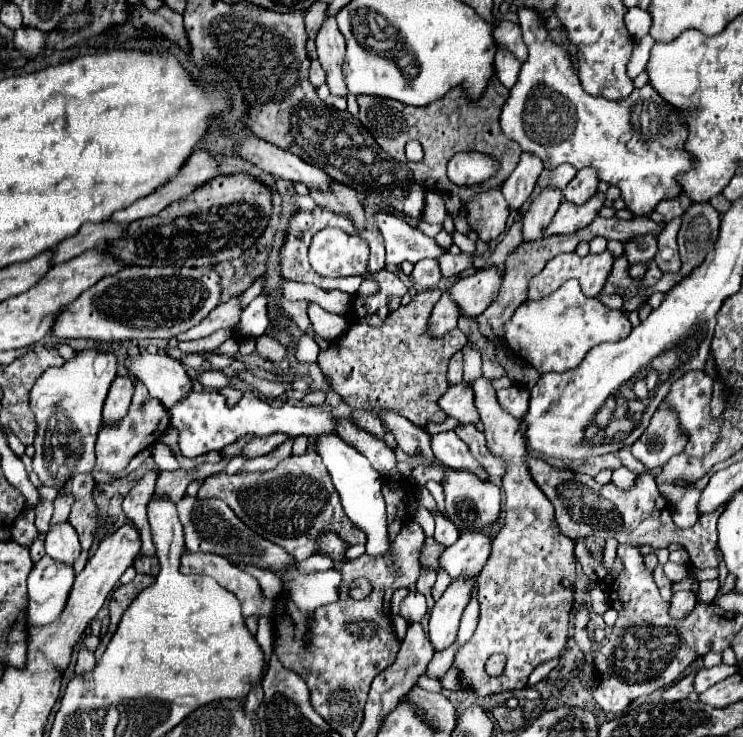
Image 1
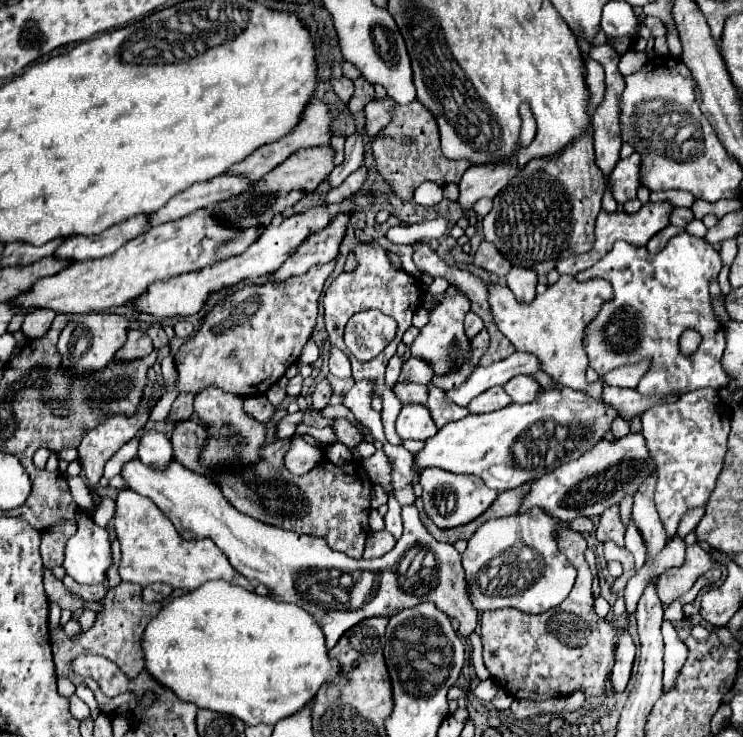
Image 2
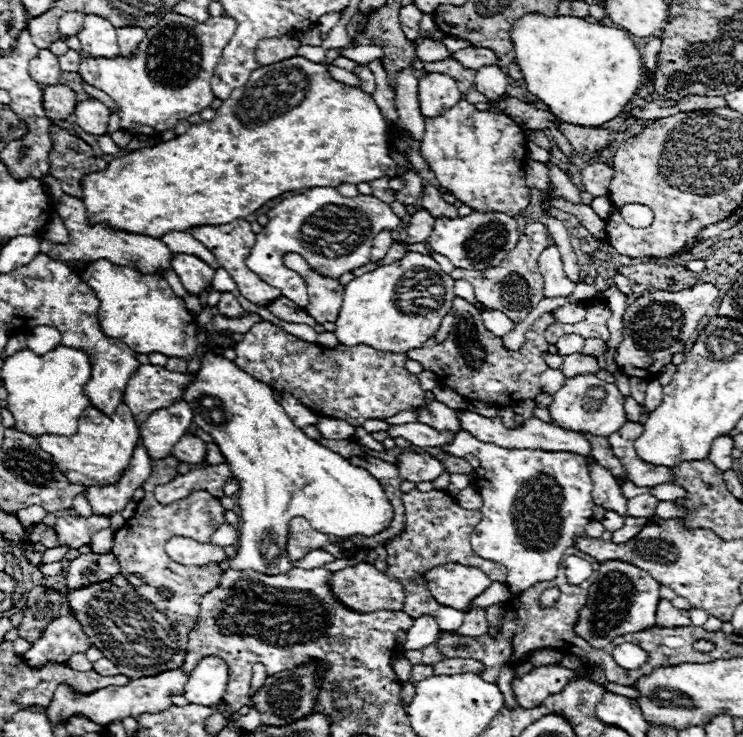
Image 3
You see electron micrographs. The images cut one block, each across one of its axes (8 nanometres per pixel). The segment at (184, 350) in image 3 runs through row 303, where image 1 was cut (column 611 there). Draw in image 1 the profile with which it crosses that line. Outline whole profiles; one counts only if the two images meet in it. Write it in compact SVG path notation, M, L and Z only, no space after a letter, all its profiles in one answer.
M522 8L518 16L522 36L528 46L528 60L522 64L518 82L514 84L506 104L502 106L500 128L506 134L506 138L518 142L524 152L542 158L546 170L552 170L564 162L572 164L576 170L594 166L598 170L600 180L620 188L622 200L626 202L626 208L634 212L634 216L650 216L650 212L660 200L680 196L682 188L676 176L680 172L684 174L692 170L698 164L698 160L688 150L684 150L688 128L680 110L668 106L668 102L650 84L636 88L624 100L606 100L602 96L590 96L582 88L566 50L562 50L558 44L552 44L552 40L548 38L544 20L532 8Z

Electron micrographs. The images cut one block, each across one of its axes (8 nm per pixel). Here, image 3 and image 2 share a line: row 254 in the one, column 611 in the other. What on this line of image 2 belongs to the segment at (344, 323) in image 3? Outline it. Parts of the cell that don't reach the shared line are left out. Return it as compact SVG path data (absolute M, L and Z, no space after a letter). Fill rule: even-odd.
M542 386L536 400L530 404L510 404L482 416L468 414L458 422L446 424L434 438L426 440L422 452L414 454L414 462L422 468L436 466L454 474L480 476L488 488L504 492L540 478L542 474L556 470L562 462L574 460L588 452L604 438L614 418L618 418L618 410L606 404L602 398L592 398L570 388ZM546 422L560 426L550 430L550 424ZM564 428L568 428L568 436ZM546 436L552 436L554 440L566 438L566 444L562 448L544 448Z

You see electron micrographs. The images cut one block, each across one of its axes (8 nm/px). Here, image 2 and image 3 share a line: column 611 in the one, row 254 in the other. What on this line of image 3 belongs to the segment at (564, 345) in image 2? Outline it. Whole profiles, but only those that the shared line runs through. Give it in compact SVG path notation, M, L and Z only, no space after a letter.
M286 254L284 266L290 266L290 270L298 270L306 278L308 286L308 306L304 308L318 324L336 322L338 312L342 308L342 292L344 284L340 284L340 278L326 278L312 270L300 254Z

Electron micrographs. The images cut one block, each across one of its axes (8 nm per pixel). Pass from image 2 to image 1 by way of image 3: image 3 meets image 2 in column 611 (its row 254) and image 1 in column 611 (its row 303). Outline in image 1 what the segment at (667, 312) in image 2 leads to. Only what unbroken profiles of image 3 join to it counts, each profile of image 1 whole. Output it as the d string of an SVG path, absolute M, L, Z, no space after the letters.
M600 294L598 296L602 300L604 306L608 308L616 308L616 310L624 310L624 298L620 294Z

